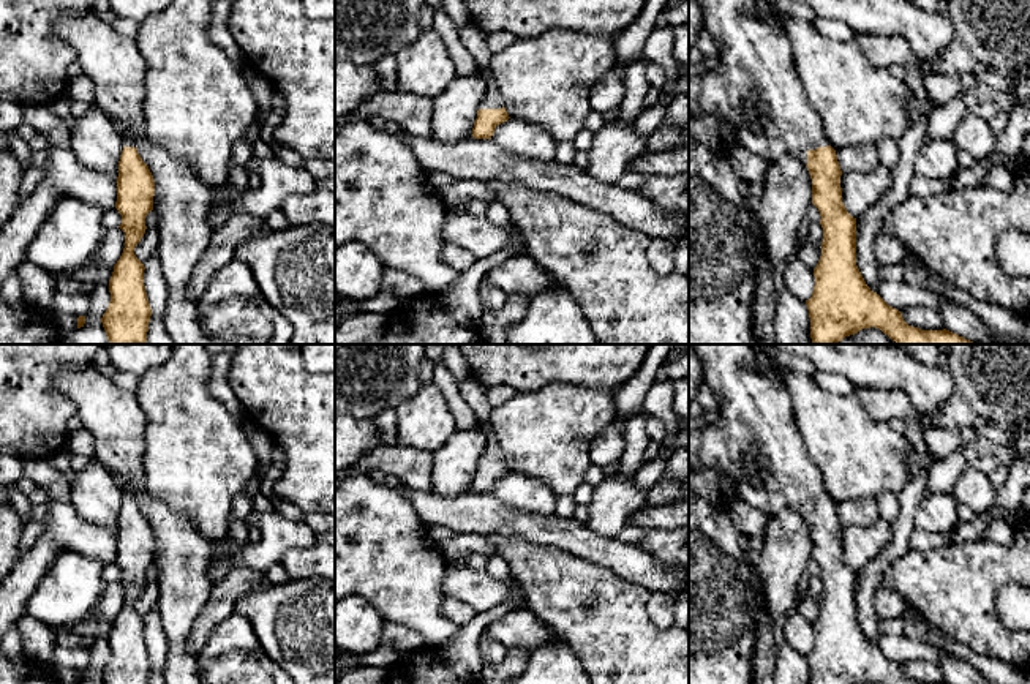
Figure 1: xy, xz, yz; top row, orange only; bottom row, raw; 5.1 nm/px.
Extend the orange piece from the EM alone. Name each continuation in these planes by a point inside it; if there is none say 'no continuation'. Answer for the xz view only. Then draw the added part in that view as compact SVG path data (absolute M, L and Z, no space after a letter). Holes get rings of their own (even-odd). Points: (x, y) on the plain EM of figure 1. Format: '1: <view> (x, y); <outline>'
1: xz (492, 454); M490 441L479 463L501 463L501 461L504 461L501 447L498 445L496 441Z

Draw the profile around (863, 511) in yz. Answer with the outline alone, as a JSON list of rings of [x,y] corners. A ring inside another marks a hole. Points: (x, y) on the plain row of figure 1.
[[[859,496],[836,505],[842,526],[866,528],[880,518],[878,505],[874,496]]]

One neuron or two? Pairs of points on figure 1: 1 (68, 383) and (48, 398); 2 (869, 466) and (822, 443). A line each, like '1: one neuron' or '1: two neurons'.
1: two neurons
2: one neuron

